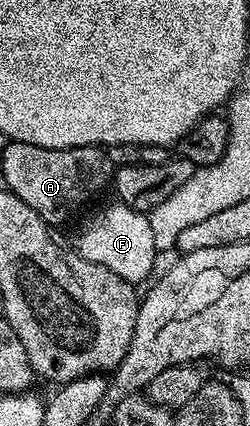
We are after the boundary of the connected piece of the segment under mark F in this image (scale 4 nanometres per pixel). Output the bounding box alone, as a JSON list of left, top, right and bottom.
[74,204,158,284]

